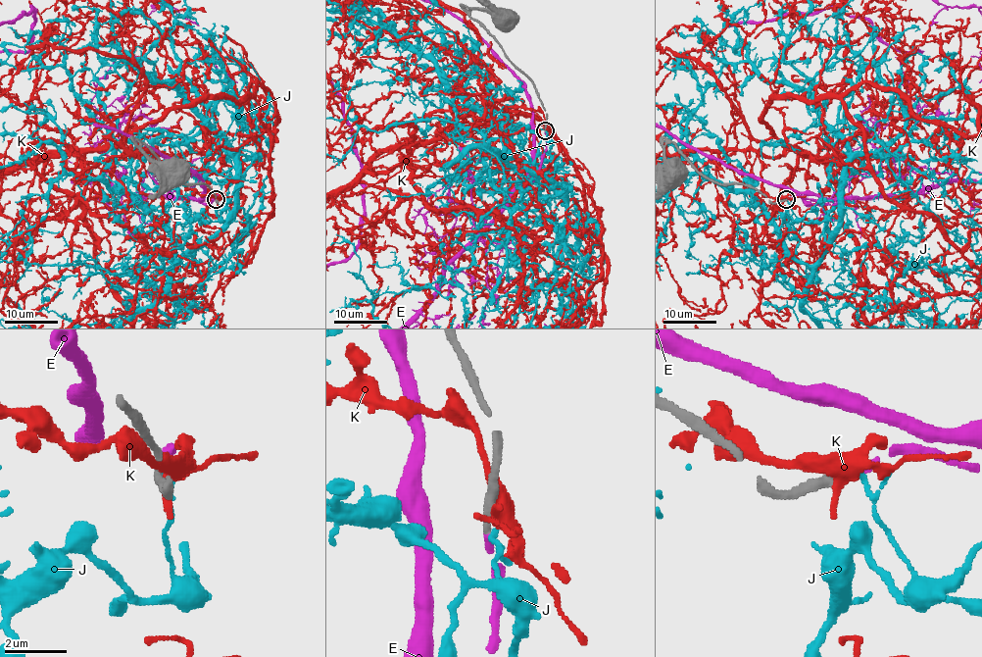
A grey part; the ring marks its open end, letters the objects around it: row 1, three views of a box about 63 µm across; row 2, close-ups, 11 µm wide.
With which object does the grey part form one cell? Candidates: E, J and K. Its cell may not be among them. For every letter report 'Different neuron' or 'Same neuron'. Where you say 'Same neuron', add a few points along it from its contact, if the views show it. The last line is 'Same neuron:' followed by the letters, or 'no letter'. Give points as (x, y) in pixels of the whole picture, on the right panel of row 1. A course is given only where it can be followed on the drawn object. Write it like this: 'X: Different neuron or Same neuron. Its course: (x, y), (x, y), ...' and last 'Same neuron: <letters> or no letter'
E: Same neuron
J: Different neuron
K: Different neuron
Same neuron: E

